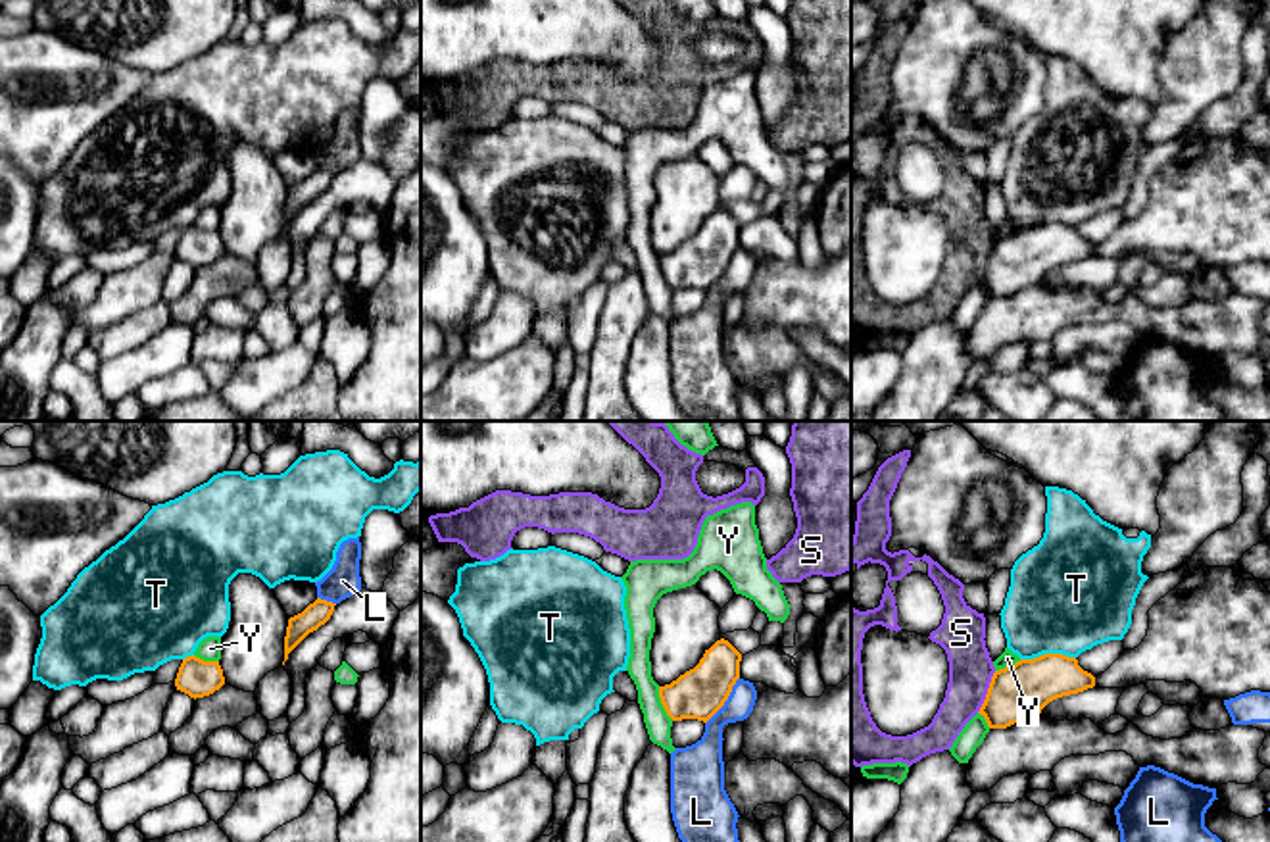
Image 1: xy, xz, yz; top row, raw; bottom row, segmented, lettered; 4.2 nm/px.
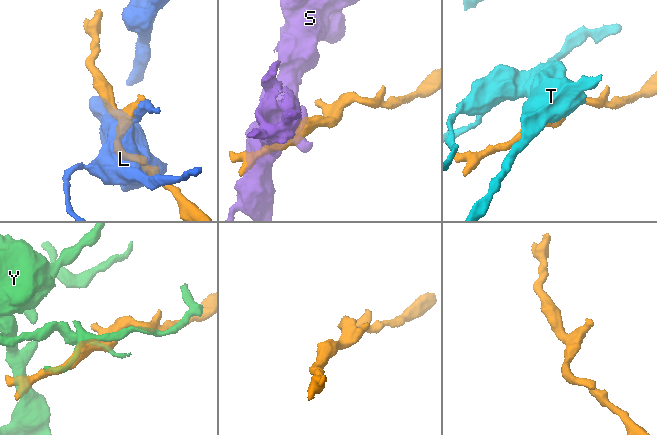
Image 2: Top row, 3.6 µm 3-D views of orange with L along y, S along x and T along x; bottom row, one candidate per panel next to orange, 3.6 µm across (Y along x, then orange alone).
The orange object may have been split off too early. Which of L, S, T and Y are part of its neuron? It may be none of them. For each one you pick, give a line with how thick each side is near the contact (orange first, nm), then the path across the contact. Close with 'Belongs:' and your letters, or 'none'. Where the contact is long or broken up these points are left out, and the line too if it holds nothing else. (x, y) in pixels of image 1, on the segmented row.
Belongs: none

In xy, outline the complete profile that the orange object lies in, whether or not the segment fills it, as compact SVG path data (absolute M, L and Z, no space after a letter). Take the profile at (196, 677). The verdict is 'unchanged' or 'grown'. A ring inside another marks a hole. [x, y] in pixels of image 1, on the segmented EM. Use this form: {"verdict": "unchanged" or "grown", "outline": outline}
{"verdict": "unchanged", "outline": "M196 656L183 659L175 686L190 698L204 698L213 694L225 684L223 669L219 661L204 661Z"}

